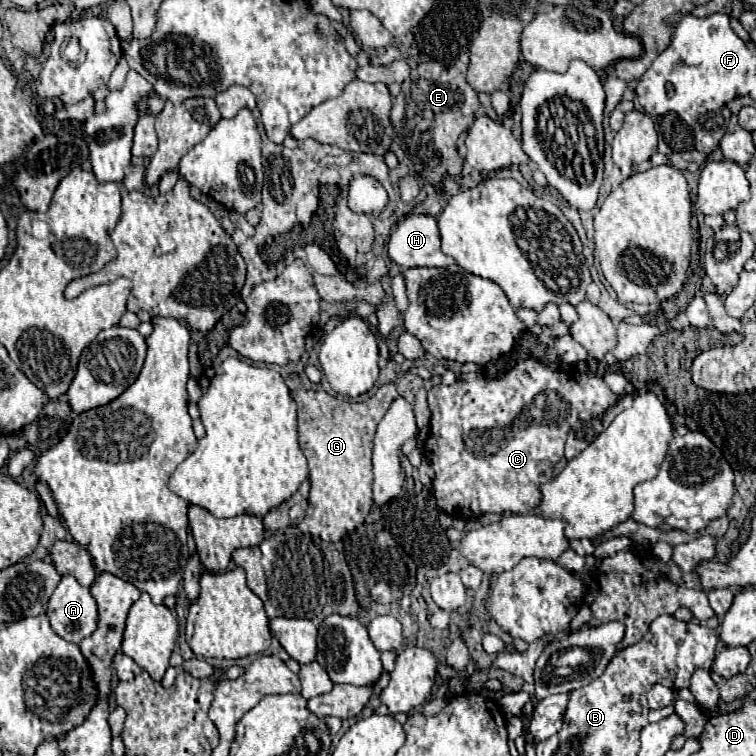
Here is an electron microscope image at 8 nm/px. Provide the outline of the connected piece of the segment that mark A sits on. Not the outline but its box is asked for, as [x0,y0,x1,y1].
[47,576,97,644]

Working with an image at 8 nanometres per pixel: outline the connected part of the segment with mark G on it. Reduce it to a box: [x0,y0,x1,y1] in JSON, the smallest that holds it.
[291,384,399,542]

